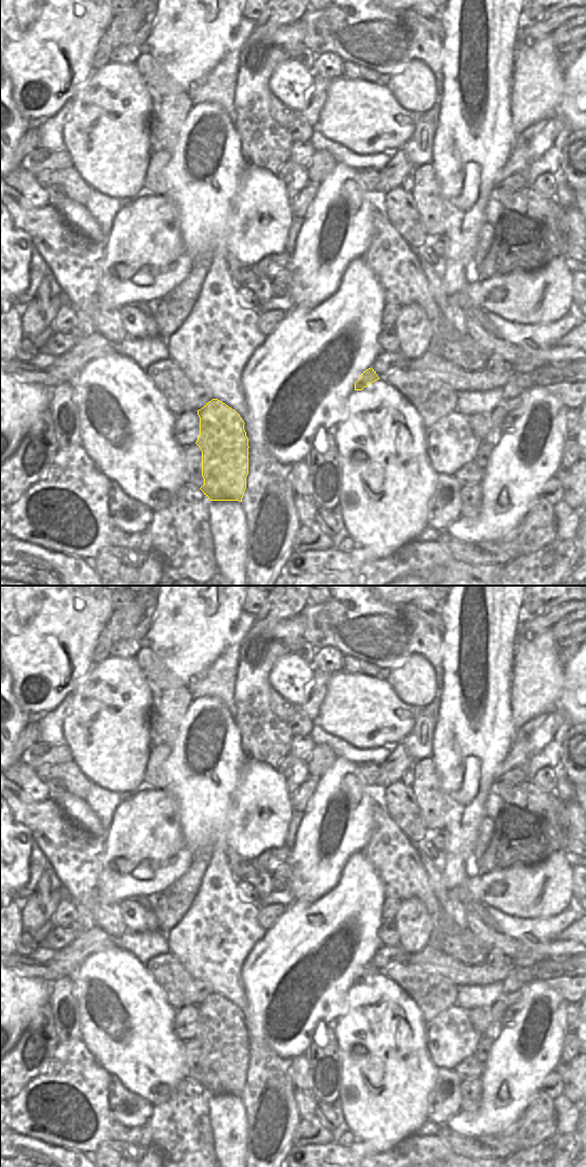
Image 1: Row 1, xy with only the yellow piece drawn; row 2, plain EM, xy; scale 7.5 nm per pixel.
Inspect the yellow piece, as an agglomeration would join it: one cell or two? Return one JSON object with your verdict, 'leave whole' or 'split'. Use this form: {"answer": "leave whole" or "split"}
{"answer": "split"}

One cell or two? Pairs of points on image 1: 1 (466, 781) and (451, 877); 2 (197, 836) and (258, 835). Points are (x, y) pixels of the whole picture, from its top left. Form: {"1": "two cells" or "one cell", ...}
{"1": "one cell", "2": "one cell"}

